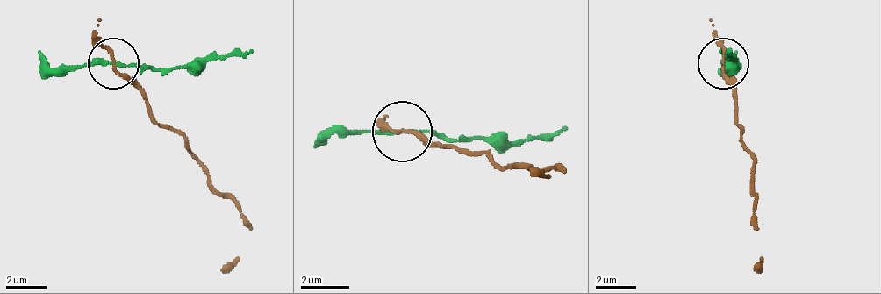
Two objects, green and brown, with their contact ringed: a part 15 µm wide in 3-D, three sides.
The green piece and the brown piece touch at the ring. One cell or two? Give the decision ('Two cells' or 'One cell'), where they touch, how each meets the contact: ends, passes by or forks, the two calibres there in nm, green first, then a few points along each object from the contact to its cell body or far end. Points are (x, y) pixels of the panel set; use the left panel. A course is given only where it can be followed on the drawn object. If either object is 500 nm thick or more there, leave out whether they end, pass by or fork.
Two cells. Place: (113, 63). At the ring green passes by. At the ring brown passes by. Thickness 170 nm (green) against 130 nm. Course of green: (114, 62), (170, 67), (252, 52). Course of brown: (114, 62), (252, 231), (221, 271)

